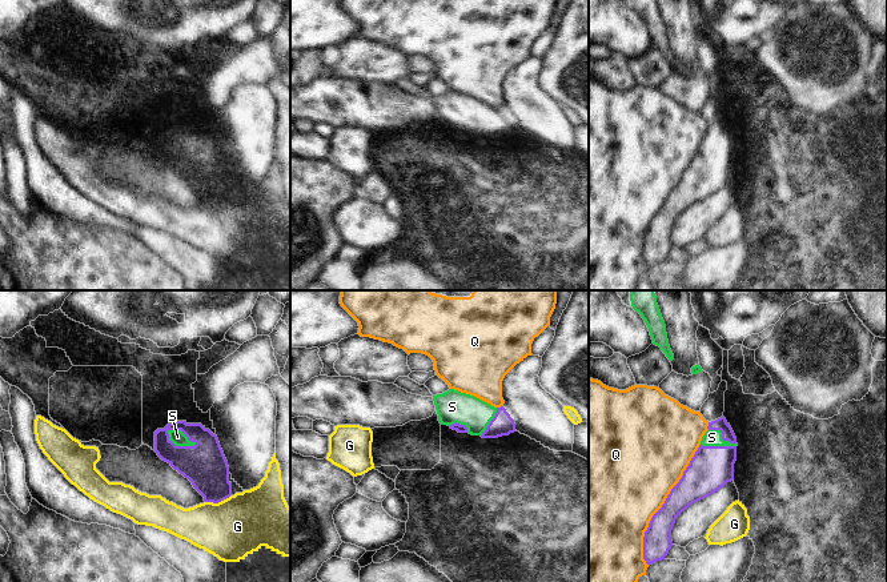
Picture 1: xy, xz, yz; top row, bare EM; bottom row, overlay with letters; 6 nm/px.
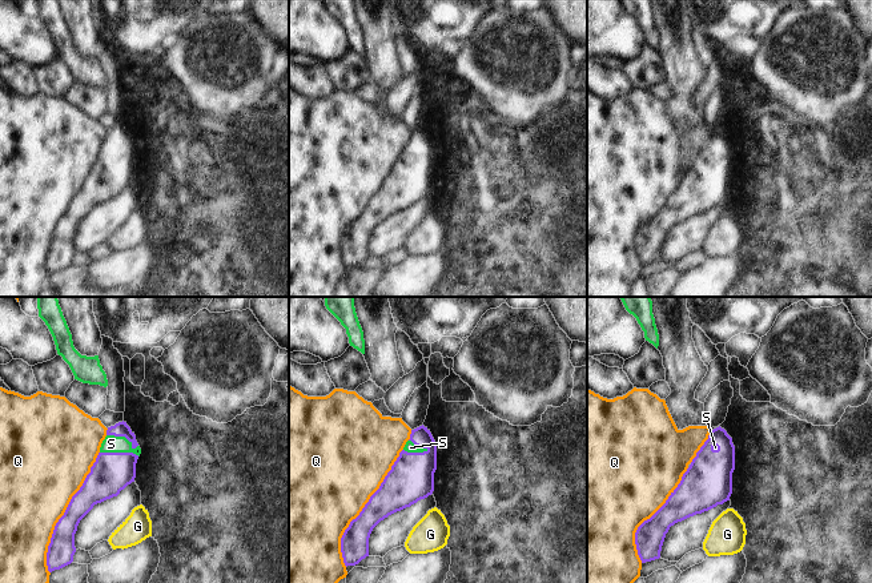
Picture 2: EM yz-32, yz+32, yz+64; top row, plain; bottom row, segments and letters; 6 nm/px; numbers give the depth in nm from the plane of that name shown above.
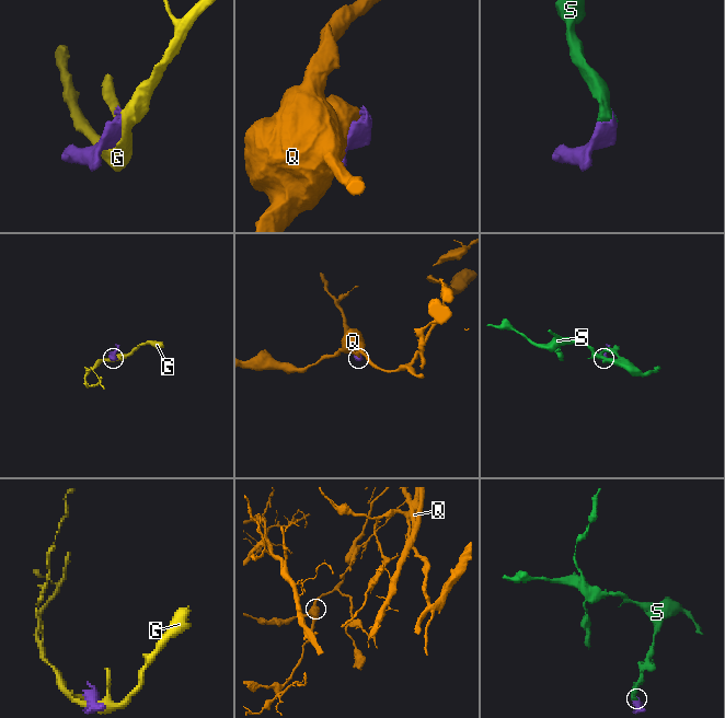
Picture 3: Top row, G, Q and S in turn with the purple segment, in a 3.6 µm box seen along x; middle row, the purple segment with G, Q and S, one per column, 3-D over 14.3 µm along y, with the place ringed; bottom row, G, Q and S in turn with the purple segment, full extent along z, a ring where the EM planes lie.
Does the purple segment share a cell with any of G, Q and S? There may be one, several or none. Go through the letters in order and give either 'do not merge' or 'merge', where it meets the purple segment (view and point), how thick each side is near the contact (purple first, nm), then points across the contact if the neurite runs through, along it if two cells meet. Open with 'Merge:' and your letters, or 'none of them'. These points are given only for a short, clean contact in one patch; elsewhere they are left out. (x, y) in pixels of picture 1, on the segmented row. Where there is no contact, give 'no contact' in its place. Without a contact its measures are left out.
Merge: S
G: do not merge | xy (217, 502) | 260/360 nm | along xy (231, 494), (217, 502), (205, 502)
Q: do not merge | yz (662, 505) | 200/500 nm
S: merge | yz (718, 446) | 260/100 nm | across yz (711, 468), (718, 446), (711, 437)

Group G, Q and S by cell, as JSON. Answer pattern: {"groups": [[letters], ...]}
{"groups": [["G"], ["Q"], ["S"]]}

